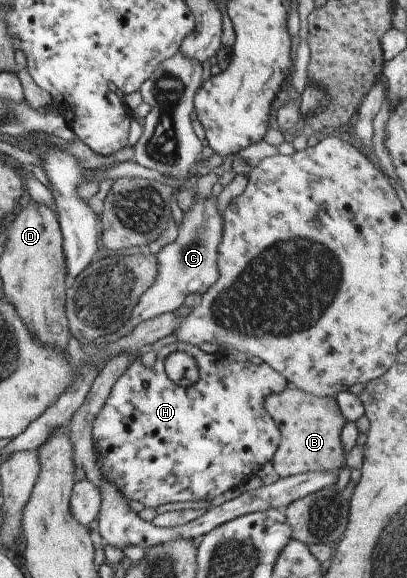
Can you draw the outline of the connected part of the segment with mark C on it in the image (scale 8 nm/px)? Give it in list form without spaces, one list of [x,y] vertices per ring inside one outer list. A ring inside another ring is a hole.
[[[195,193],[195,203],[192,208],[183,213],[183,222],[178,227],[178,235],[175,242],[161,248],[157,259],[157,274],[153,284],[146,288],[146,291],[137,299],[137,302],[130,308],[131,312],[127,321],[113,334],[105,336],[109,340],[117,341],[140,322],[153,318],[158,314],[173,312],[183,302],[187,294],[202,295],[214,282],[218,275],[216,254],[219,239],[222,231],[221,214],[215,210],[215,198],[210,196],[203,201]]]

